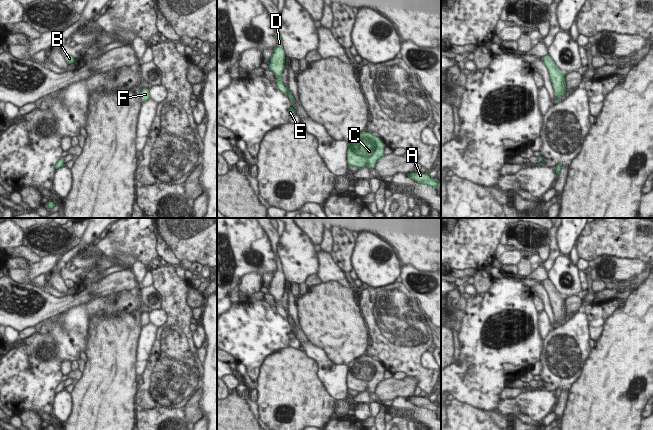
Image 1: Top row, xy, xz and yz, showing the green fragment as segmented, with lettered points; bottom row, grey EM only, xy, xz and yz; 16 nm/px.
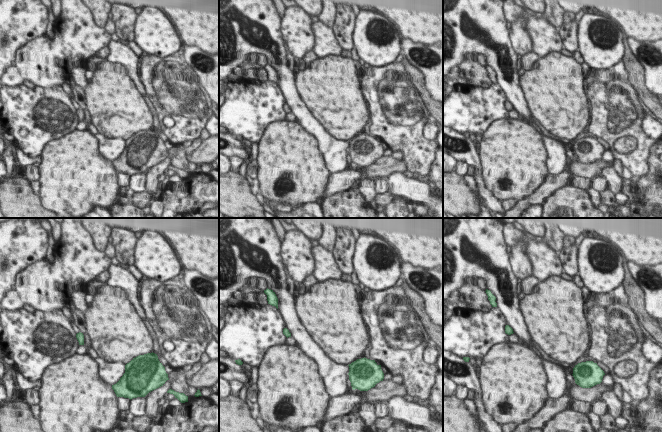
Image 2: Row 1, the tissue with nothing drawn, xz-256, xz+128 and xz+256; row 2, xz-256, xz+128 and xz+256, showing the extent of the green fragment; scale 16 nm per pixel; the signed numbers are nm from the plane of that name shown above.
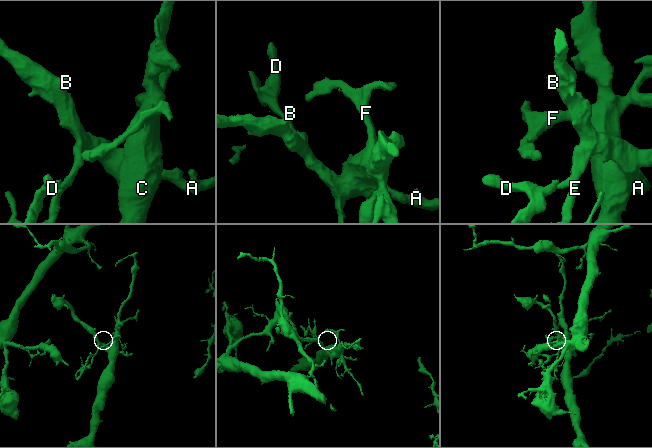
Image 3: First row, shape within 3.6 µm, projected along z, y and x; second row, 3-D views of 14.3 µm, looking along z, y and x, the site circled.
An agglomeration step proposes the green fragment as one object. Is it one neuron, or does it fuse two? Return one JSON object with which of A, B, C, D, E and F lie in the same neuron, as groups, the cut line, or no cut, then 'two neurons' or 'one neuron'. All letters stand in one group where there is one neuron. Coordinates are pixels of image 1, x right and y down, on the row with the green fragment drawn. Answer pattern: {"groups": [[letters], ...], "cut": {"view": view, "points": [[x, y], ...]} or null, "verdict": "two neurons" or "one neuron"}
{"groups": [["A", "B", "C", "E", "F"], ["D"]], "cut": {"view": "xz", "points": [[288, 90], [286, 93]]}, "verdict": "two neurons"}

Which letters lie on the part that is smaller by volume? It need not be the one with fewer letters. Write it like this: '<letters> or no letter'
D

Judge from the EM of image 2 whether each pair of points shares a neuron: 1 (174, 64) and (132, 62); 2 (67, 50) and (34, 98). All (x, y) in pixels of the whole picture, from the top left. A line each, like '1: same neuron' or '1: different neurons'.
1: different neurons
2: different neurons

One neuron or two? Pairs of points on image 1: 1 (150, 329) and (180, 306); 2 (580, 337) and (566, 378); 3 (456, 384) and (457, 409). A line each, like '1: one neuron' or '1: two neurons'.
1: two neurons
2: one neuron
3: two neurons

